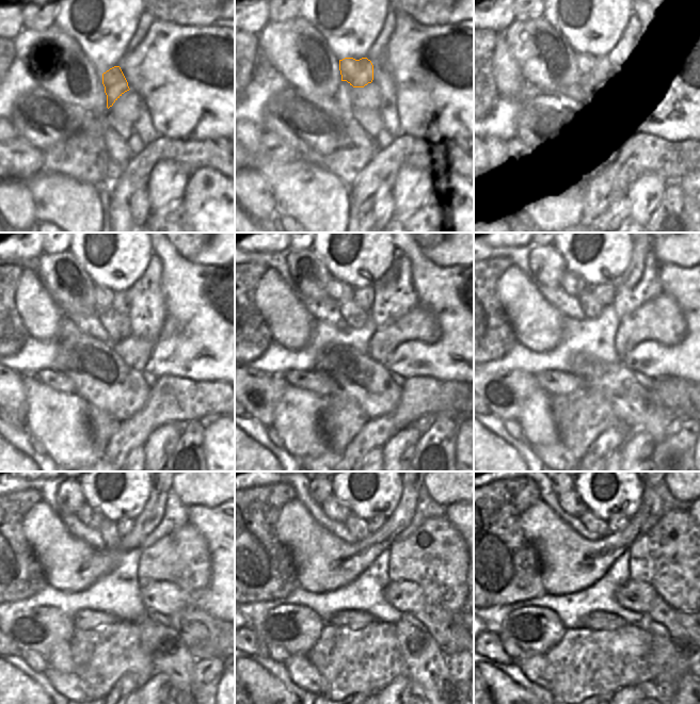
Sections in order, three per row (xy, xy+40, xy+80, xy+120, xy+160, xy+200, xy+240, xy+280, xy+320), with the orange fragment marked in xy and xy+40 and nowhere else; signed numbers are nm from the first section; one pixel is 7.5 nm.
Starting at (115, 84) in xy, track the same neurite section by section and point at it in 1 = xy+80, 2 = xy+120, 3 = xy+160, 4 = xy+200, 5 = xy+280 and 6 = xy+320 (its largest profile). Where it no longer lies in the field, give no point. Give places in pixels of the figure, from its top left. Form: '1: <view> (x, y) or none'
1: xy+80 (599, 66)
2: xy+120 (120, 301)
3: xy+160 (363, 297)
4: xy+200 (604, 292)
5: xy+280 (375, 524)
6: xy+320 (618, 523)

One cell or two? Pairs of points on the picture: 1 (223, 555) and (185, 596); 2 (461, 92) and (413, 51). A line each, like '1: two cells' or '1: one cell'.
1: one cell
2: one cell

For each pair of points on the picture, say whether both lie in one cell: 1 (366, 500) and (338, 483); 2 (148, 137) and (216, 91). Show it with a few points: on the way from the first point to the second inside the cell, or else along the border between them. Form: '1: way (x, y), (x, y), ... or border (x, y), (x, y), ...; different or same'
1: way (360, 501), (354, 499), (345, 490); same
2: border (146, 108), (154, 128), (160, 134); different

